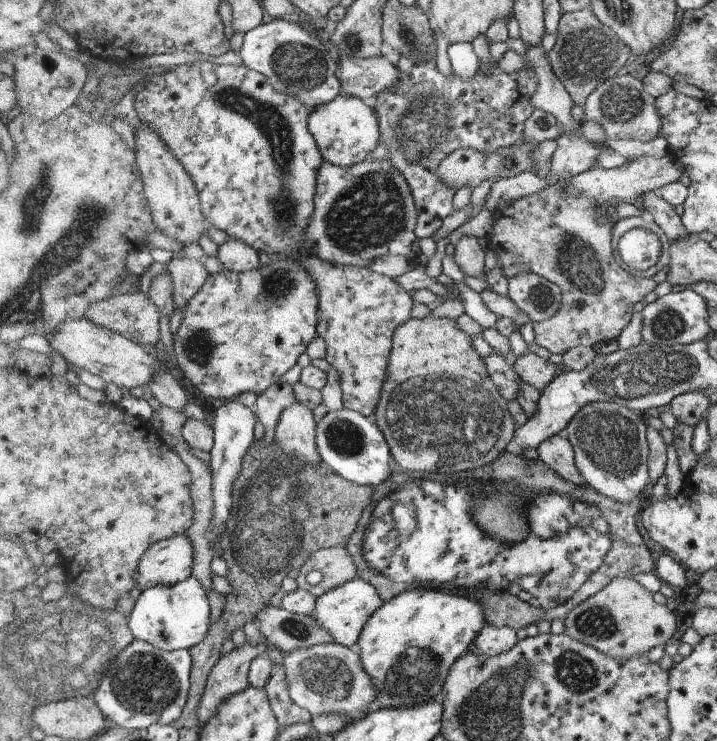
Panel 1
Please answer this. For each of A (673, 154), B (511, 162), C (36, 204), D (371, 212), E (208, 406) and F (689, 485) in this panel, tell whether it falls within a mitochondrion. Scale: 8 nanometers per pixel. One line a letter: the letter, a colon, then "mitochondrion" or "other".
A: other
B: other
C: mitochondrion
D: mitochondrion
E: other
F: other

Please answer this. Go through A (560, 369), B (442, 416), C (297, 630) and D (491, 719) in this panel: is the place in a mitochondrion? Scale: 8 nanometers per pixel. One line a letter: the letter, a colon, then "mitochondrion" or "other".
A: other
B: mitochondrion
C: mitochondrion
D: mitochondrion

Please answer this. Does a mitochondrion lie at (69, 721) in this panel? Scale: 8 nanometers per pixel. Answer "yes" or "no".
no

